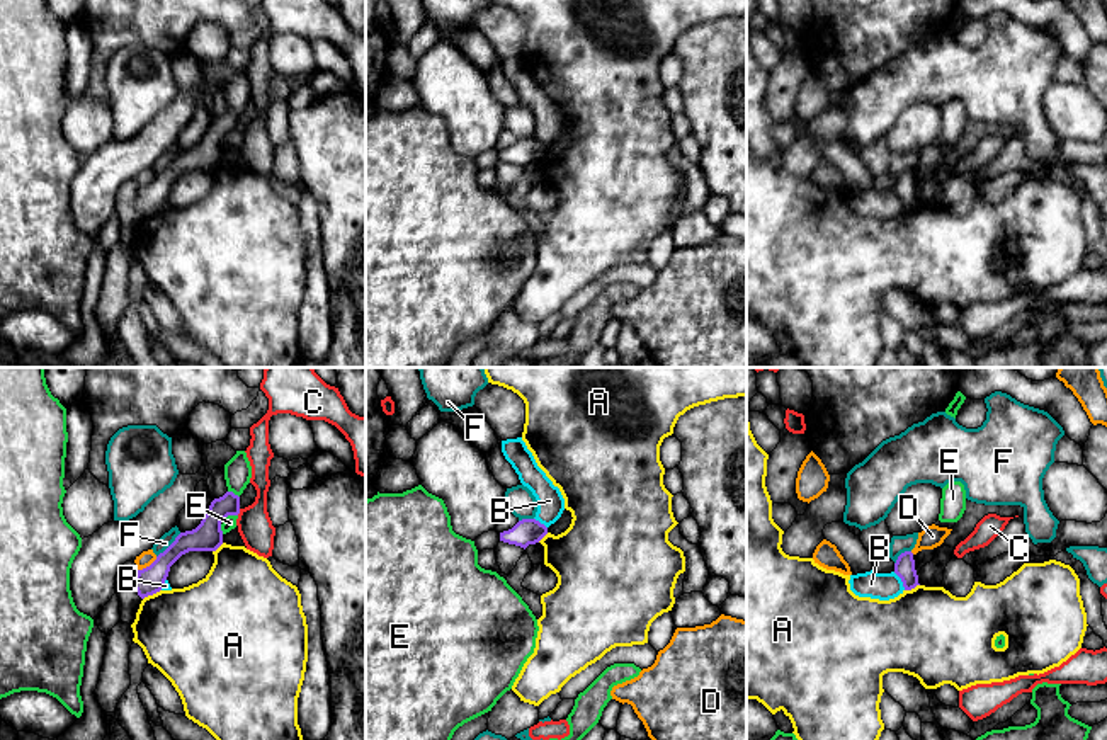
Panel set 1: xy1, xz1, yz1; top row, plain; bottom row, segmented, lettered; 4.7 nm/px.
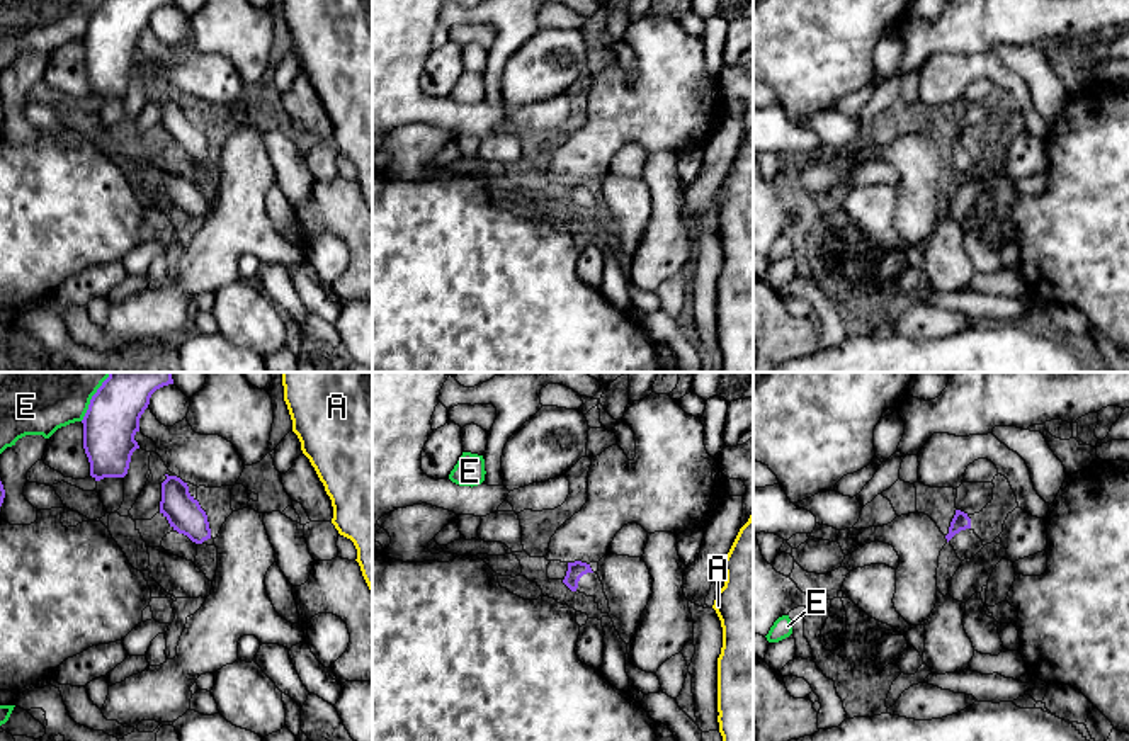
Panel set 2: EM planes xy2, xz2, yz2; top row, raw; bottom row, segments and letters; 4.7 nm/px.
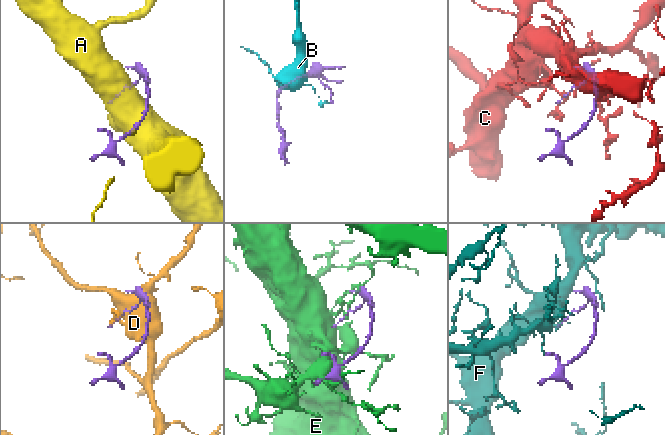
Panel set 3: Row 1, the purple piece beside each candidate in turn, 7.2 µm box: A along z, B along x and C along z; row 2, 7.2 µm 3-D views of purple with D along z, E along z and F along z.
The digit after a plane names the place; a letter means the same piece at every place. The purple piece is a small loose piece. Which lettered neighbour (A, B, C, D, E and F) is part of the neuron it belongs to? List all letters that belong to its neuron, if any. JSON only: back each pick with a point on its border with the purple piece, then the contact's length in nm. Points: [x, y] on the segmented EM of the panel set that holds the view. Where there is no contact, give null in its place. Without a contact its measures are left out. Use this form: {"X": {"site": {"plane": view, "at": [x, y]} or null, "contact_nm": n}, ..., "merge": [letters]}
{"merge": []}

